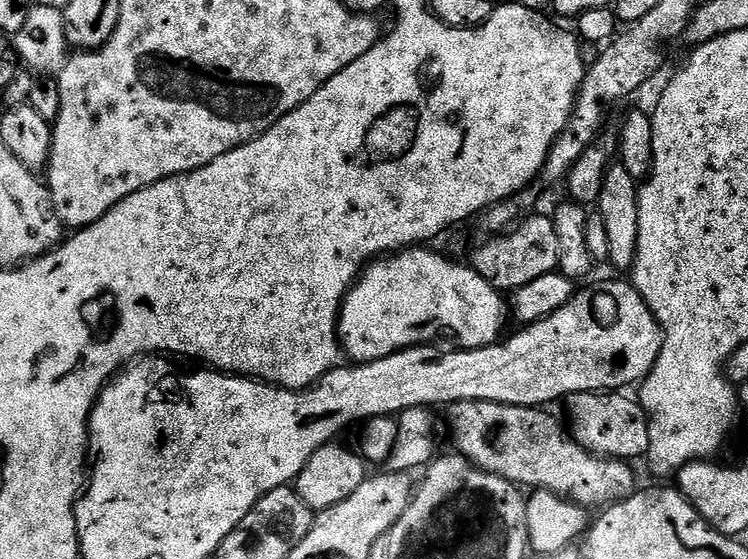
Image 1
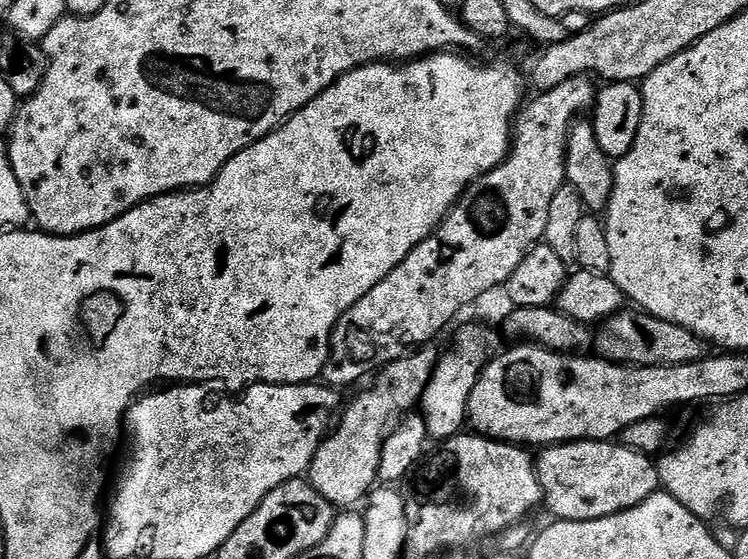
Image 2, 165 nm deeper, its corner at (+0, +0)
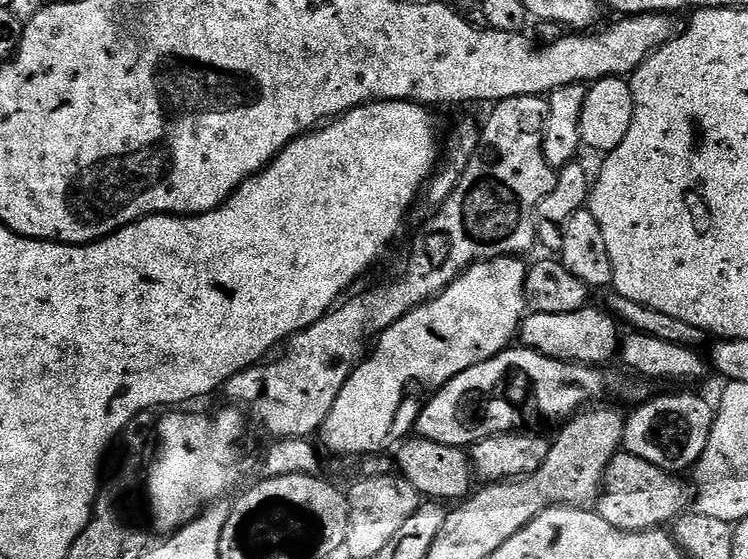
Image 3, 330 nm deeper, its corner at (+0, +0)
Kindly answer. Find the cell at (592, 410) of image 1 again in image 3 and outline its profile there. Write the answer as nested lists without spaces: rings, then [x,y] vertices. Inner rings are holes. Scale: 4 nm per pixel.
[[[660,396],[657,400],[650,400],[636,406],[632,417],[630,415],[627,417],[624,426],[623,447],[631,456],[642,458],[673,474],[684,474],[687,468],[688,471],[695,469],[696,463],[705,456],[713,443],[714,425],[718,419],[717,413],[712,413],[711,406],[700,396]]]

